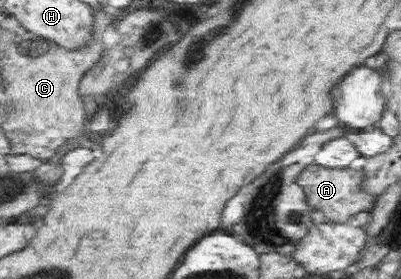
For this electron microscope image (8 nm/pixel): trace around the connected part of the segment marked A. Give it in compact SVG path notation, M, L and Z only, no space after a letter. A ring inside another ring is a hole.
M320 164L305 165L300 170L300 173L295 177L295 184L299 185L303 189L303 192L306 194L306 202L308 203L308 206L310 206L311 210L323 212L325 217L322 221L324 221L324 223L328 221L332 223L345 224L354 214L362 211L371 211L376 200L374 194L369 193L362 187L364 184L364 169L352 168L350 165L341 168L330 168Z

